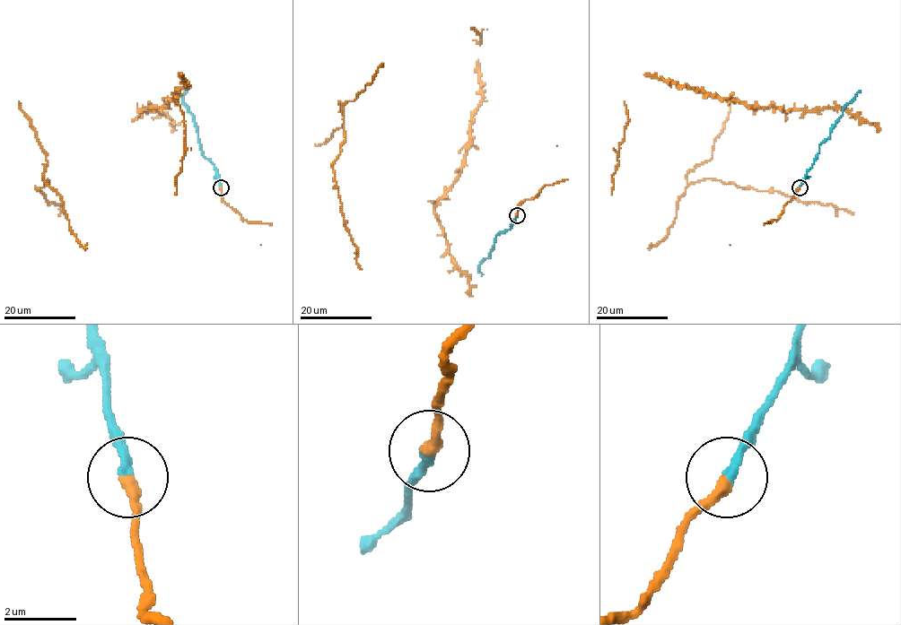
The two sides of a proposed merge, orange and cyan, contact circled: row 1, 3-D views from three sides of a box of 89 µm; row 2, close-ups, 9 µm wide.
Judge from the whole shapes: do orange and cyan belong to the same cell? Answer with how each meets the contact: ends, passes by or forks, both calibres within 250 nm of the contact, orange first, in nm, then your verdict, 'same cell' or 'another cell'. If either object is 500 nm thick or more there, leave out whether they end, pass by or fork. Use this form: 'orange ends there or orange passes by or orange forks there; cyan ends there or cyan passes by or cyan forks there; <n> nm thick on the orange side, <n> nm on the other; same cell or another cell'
orange ends there; cyan ends there; 320 nm thick on the orange side, 280 nm on the other; same cell

